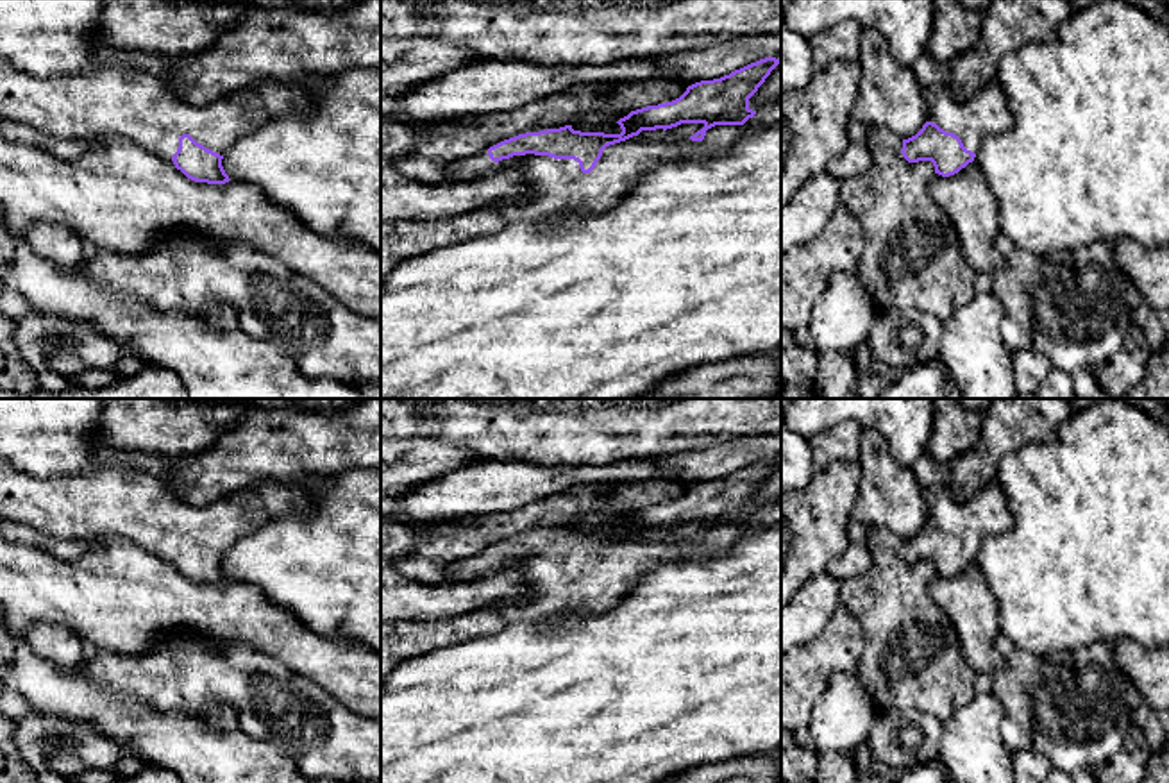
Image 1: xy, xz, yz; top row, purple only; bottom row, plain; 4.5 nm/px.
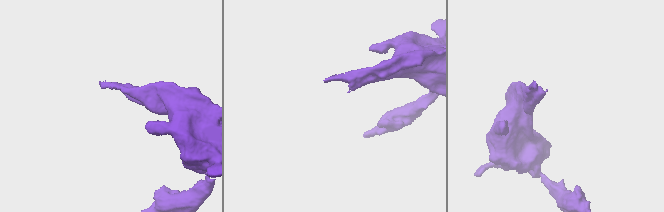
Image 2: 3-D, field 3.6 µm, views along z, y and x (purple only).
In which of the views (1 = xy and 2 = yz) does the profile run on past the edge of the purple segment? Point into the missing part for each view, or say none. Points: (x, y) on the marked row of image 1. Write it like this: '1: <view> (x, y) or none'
1: xy (111, 99)
2: yz (987, 113)

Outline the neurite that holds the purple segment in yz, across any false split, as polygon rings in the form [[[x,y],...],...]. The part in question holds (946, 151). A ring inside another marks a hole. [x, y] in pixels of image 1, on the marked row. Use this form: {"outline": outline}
{"outline": [[[997,80],[974,97],[955,100],[947,88],[928,86],[922,95],[929,114],[922,129],[903,139],[908,163],[931,161],[935,173],[949,177],[974,161],[981,143],[1012,127],[1012,111]]]}

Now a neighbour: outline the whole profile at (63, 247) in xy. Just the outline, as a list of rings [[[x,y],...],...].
[[[36,222],[30,225],[25,240],[36,254],[54,265],[66,268],[82,265],[82,241],[66,225]]]

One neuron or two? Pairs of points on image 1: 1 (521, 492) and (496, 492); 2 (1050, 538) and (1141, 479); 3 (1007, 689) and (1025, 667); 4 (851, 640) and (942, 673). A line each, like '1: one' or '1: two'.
1: one
2: one
3: one
4: two

